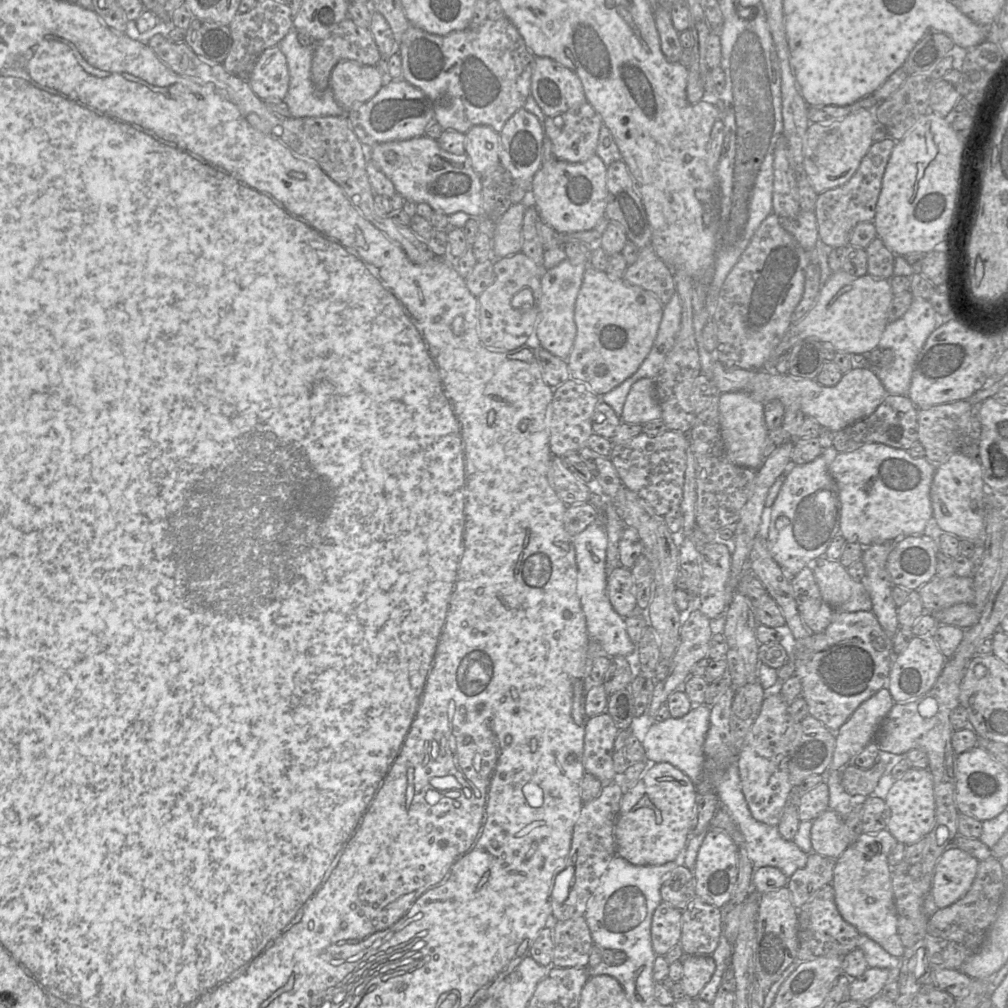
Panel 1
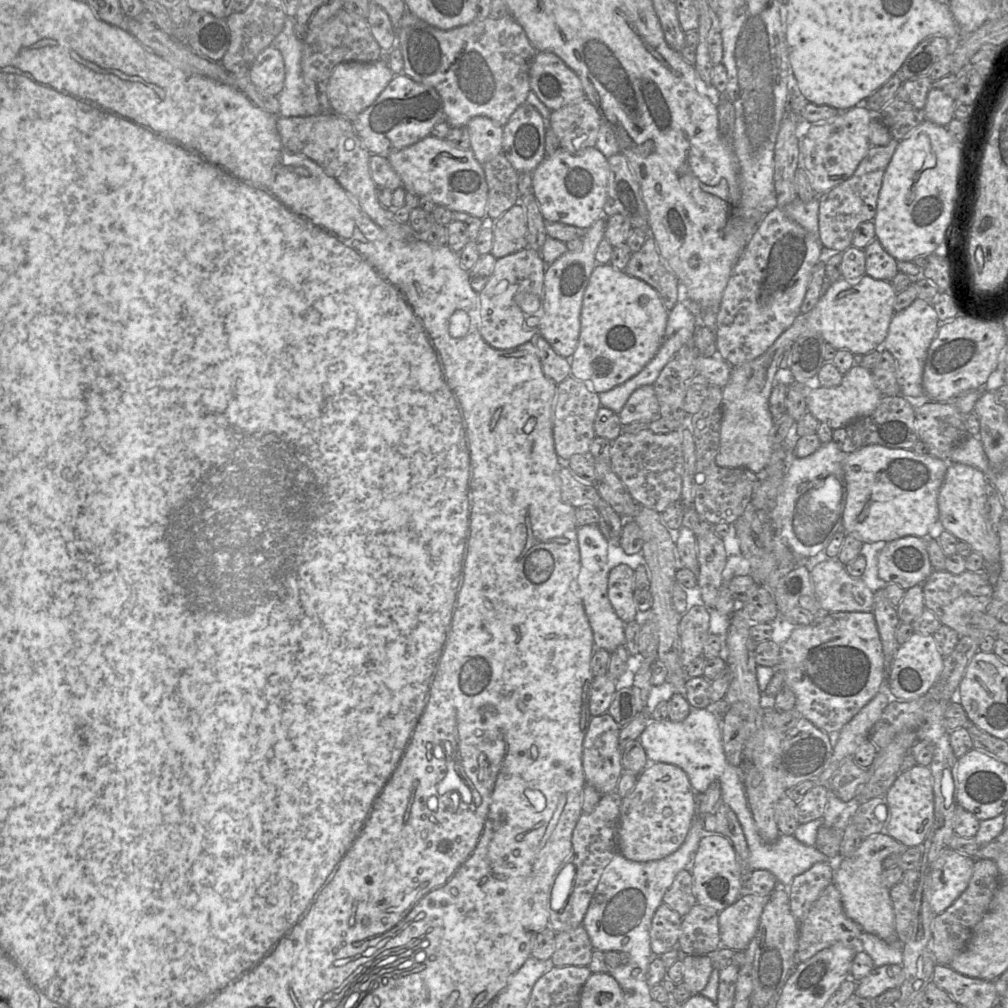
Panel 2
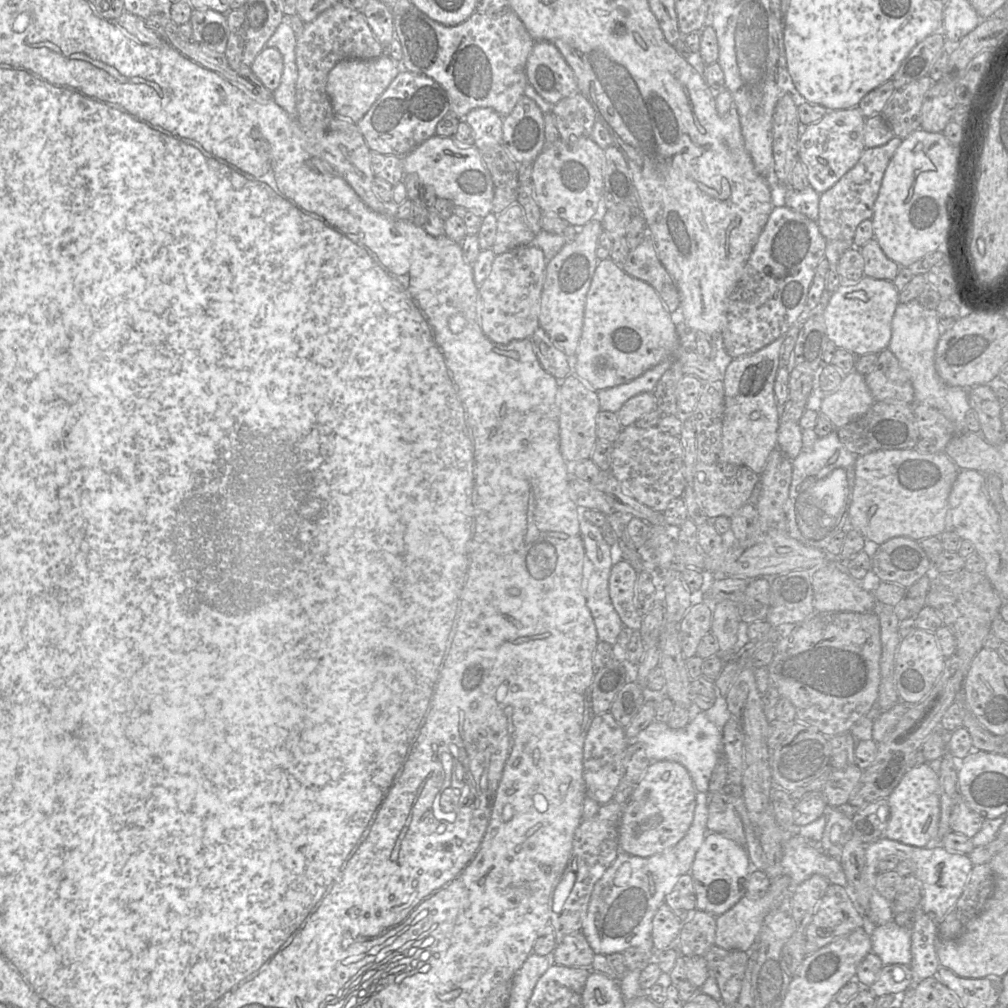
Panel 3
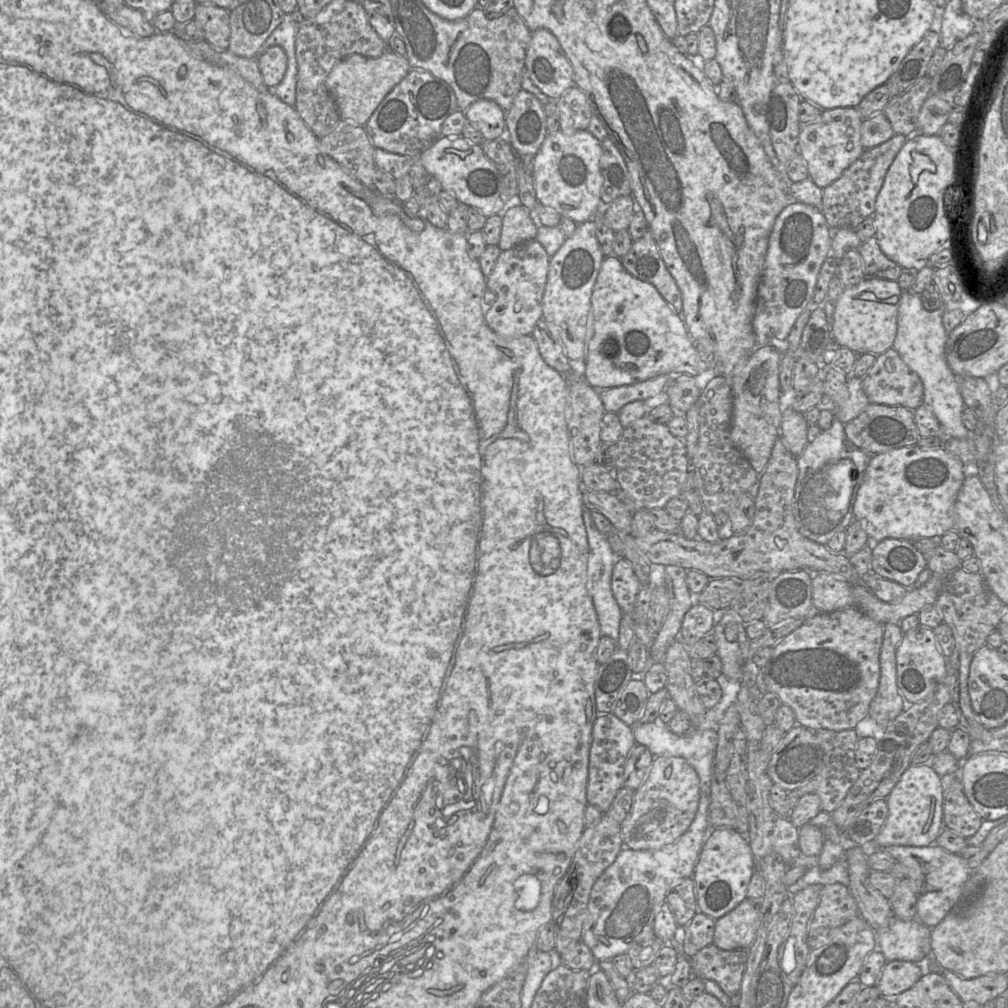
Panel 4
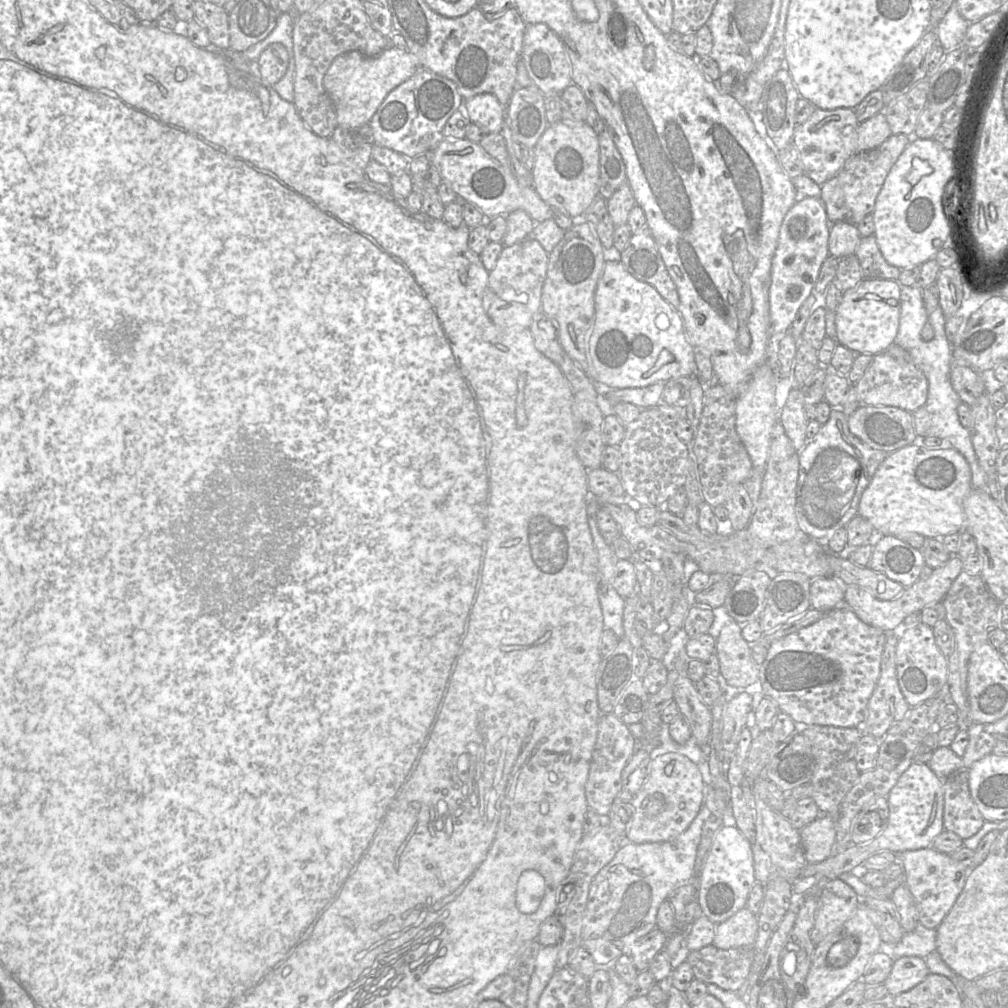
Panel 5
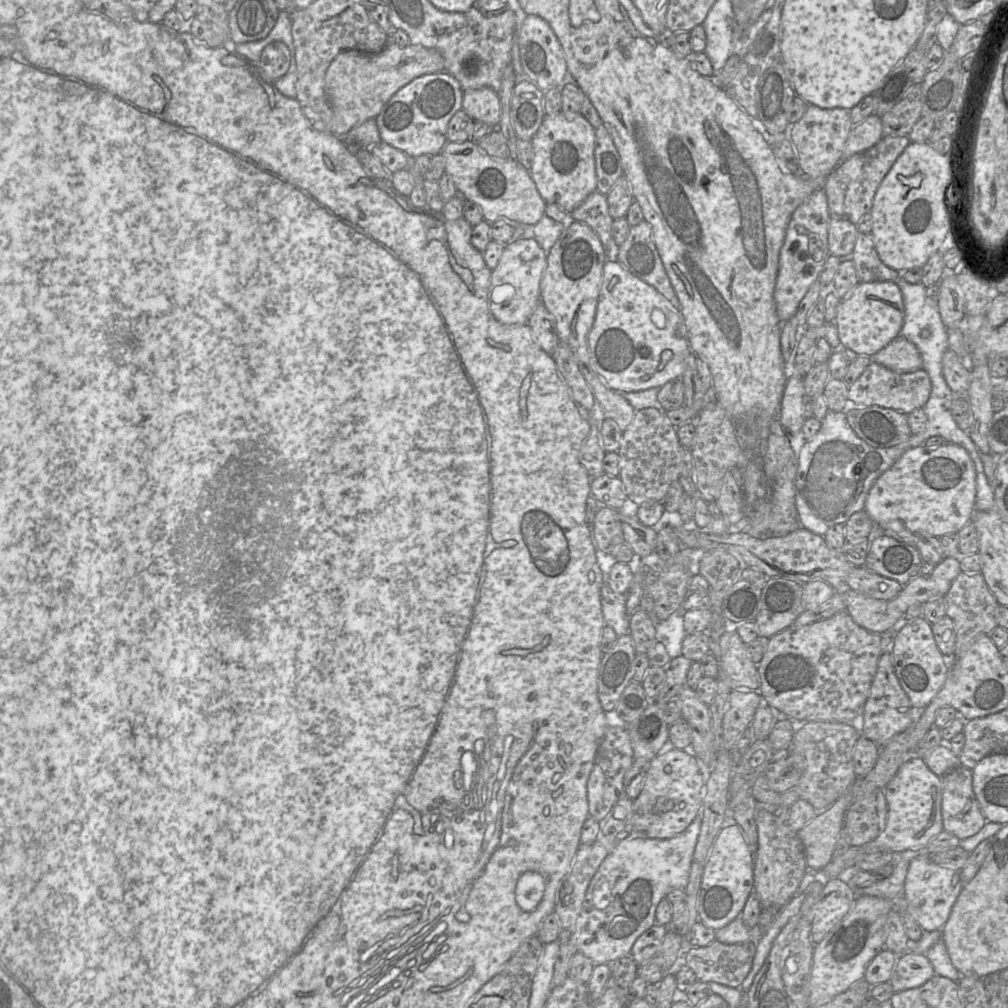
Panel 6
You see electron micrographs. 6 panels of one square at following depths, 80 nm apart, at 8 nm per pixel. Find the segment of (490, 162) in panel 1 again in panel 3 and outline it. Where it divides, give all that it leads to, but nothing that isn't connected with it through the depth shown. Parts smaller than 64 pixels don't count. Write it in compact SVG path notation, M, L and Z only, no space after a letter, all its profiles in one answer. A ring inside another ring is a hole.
M490 107L472 109L464 120L474 133L474 146L480 151L502 143L503 117Z

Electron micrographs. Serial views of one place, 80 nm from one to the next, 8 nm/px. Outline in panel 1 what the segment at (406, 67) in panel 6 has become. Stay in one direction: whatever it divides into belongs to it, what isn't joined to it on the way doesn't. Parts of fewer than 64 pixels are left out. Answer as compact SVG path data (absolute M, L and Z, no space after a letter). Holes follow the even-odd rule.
M341 60L331 71L329 87L336 102L347 112L379 91L382 74L376 65Z

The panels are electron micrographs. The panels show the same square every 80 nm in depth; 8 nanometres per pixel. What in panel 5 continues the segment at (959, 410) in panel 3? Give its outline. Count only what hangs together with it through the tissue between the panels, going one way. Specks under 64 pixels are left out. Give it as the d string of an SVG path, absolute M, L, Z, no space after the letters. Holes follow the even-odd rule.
M917 283L913 286L901 285L900 324L895 344L908 352L911 361L927 379L928 394L925 408L932 420L932 425L926 432L927 437L940 438L944 444L949 444L957 450L970 467L973 489L987 491L987 474L978 463L969 430L960 424L958 418L957 408L961 400L950 381L952 344L946 337L946 317L940 306L933 312L927 311L922 299L922 290Z

